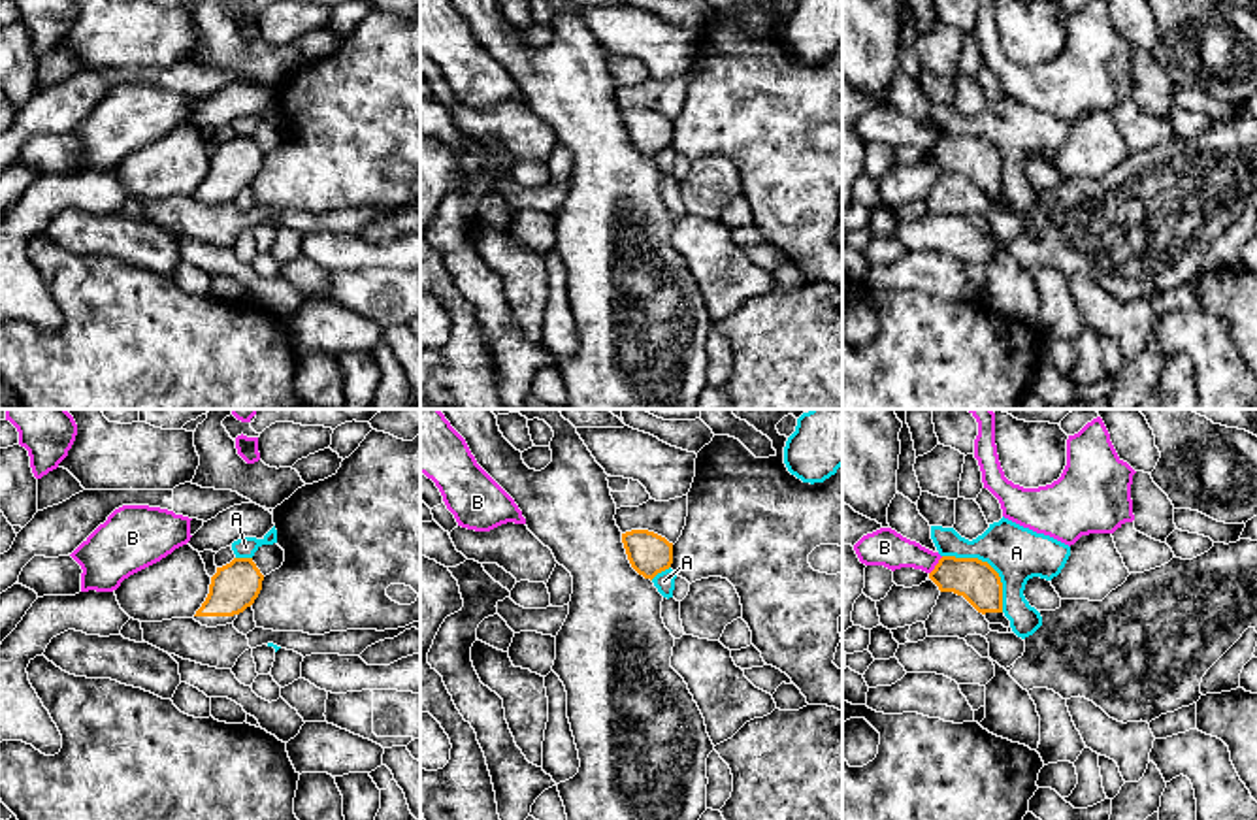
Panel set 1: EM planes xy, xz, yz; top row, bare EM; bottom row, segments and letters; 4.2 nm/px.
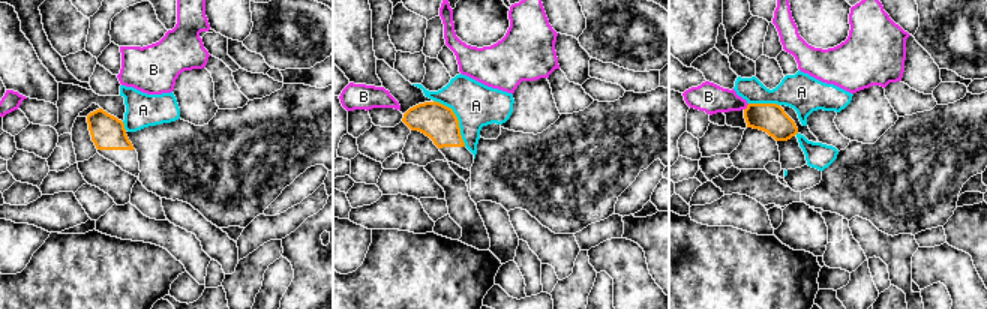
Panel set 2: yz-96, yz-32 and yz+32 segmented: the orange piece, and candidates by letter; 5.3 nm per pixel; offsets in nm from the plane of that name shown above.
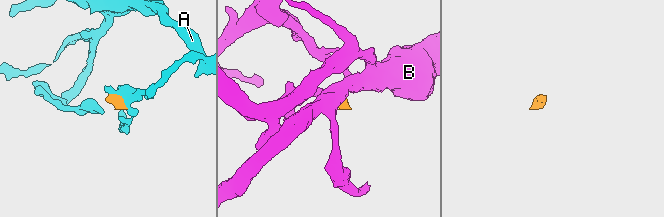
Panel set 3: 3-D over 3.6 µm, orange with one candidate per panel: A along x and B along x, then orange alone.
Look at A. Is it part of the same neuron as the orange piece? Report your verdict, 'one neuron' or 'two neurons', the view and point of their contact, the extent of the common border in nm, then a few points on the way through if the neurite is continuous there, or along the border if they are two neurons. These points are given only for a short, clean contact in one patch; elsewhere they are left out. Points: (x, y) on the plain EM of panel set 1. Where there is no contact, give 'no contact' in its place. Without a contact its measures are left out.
two neurons; contact yz (990, 144); length 360 nm; border yz (943, 132), (984, 138), (999, 155), (1003, 189)

